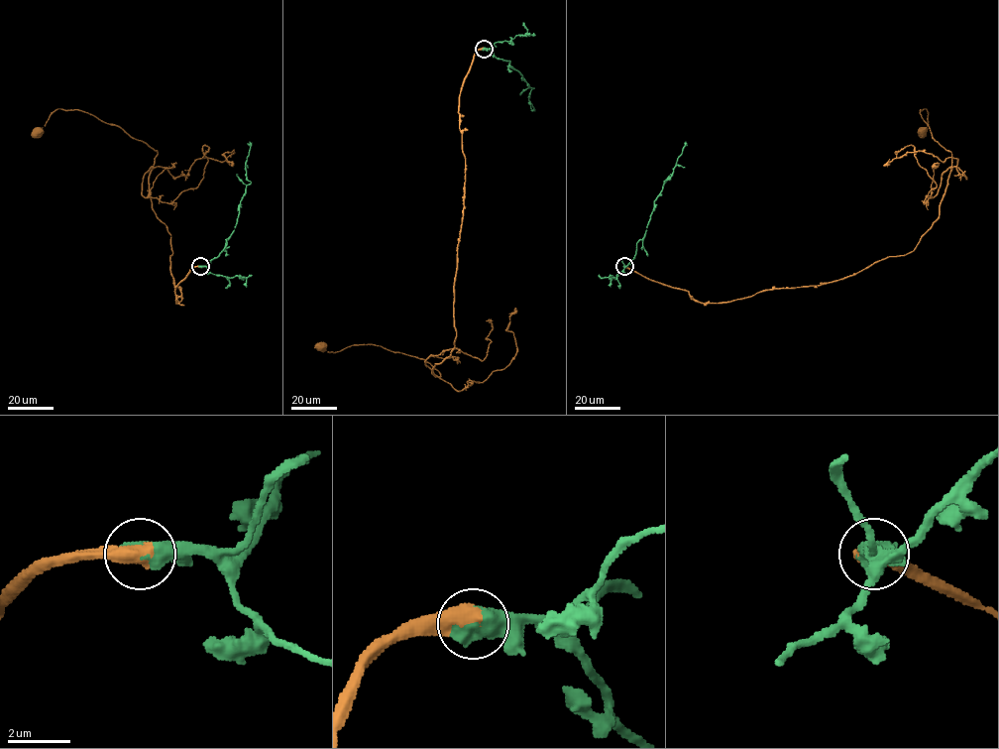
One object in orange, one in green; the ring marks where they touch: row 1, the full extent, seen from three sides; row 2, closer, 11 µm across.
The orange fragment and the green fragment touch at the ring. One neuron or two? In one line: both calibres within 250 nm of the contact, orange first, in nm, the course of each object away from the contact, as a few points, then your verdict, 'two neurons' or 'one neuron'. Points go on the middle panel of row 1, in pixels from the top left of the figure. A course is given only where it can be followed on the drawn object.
650 nm thick on the orange side, 800 nm on the other; orange runs (484, 49), (460, 92), (456, 337), (432, 367), (441, 375), (422, 359), (378, 345), (323, 346); green runs (484, 49), (509, 61), (509, 65), (534, 87), (528, 97), (532, 109); one neuron

